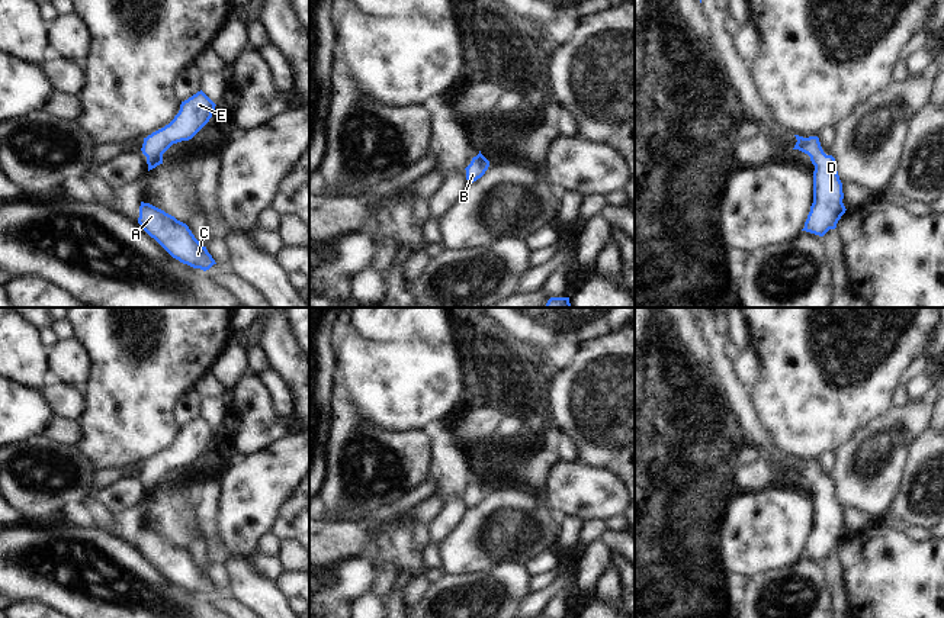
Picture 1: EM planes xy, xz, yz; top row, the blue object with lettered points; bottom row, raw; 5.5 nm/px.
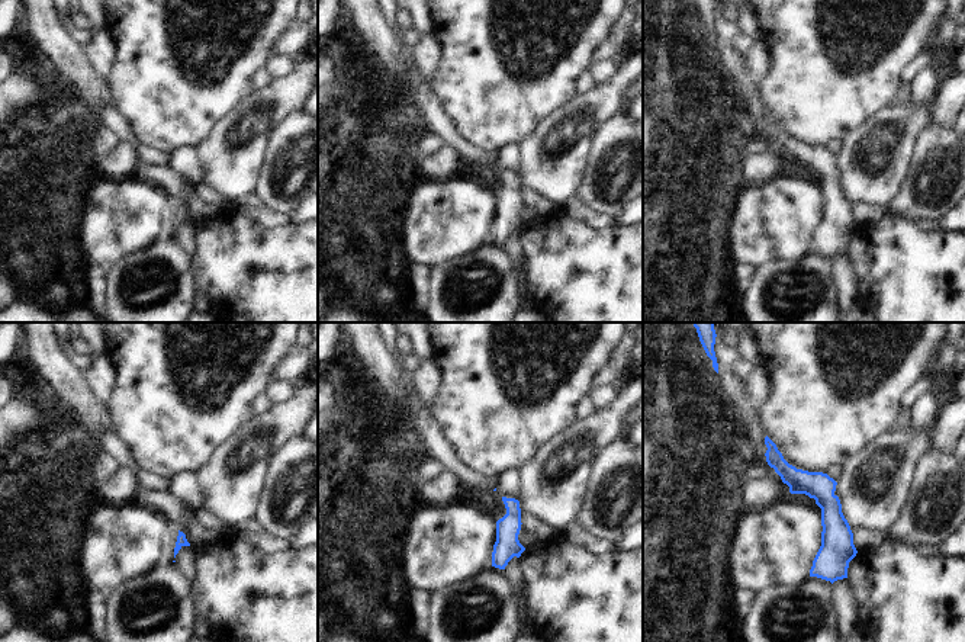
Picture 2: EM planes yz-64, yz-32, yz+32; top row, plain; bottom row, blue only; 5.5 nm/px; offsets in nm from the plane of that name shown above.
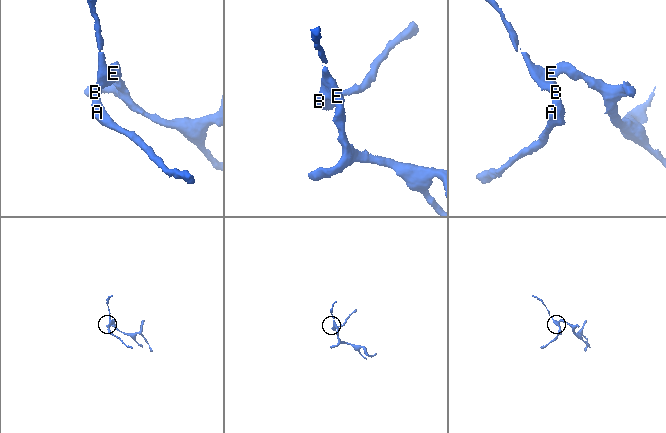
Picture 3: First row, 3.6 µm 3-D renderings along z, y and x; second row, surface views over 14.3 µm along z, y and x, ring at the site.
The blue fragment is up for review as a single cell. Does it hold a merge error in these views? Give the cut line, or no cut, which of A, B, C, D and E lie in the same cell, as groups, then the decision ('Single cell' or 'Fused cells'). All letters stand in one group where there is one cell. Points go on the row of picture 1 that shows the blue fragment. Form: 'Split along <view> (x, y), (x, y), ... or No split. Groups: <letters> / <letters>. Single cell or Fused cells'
No split. Groups: A B C D E. Single cell

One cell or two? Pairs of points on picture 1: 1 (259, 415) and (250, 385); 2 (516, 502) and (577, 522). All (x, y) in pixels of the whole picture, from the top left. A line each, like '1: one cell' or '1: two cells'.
1: one cell
2: two cells

